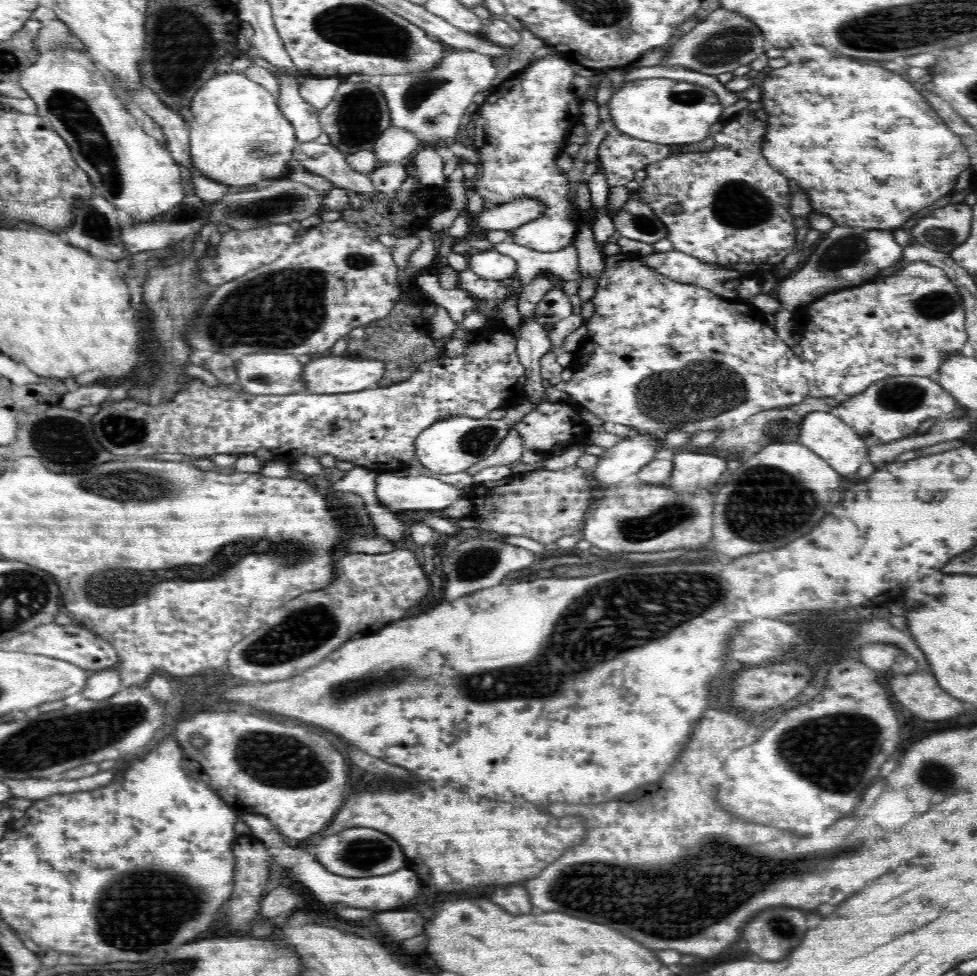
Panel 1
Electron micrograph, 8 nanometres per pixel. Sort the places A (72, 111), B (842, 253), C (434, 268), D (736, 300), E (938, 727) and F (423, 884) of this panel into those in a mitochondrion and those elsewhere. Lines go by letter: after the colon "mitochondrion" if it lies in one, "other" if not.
A: mitochondrion
B: mitochondrion
C: other
D: other
E: other
F: other

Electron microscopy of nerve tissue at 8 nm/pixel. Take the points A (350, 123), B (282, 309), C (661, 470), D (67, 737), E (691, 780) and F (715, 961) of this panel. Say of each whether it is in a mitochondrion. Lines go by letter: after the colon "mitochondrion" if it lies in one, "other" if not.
A: mitochondrion
B: mitochondrion
C: other
D: mitochondrion
E: other
F: other

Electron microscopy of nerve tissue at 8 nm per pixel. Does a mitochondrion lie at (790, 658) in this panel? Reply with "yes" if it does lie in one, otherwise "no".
no

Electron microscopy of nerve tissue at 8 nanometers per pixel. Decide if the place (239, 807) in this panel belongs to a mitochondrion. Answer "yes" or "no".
no

